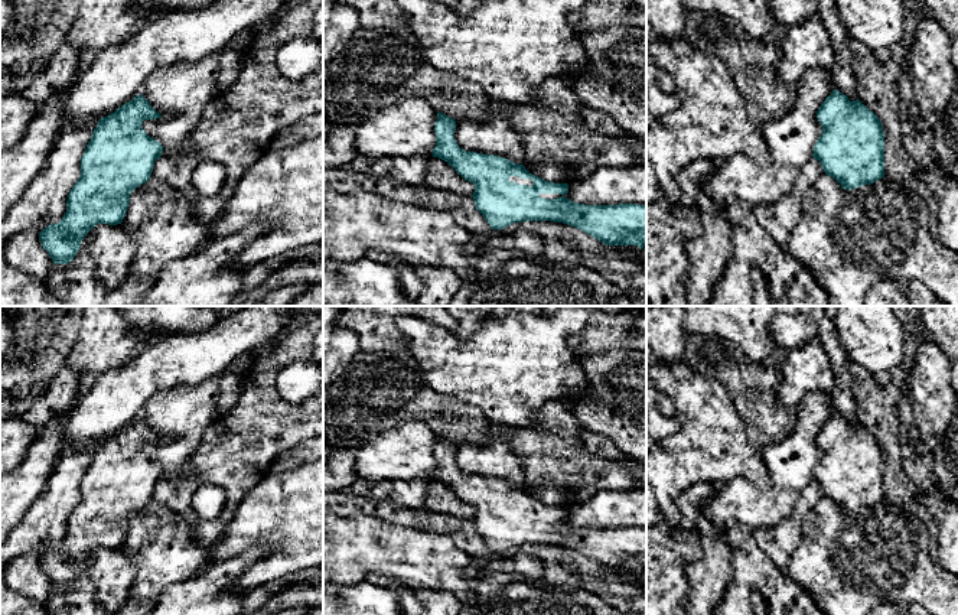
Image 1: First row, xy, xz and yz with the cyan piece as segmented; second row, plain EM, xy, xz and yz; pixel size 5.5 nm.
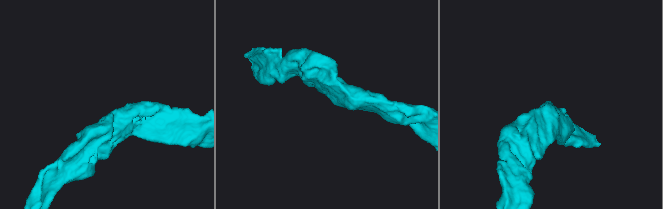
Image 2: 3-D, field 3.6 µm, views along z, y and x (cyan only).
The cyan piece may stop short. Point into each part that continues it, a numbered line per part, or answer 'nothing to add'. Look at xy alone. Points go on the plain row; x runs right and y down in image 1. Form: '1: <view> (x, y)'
nothing to add

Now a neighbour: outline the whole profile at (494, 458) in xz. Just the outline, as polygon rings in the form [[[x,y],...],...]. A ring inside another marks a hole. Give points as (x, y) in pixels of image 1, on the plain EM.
[[[499,435],[491,436],[480,445],[457,445],[453,458],[460,472],[505,481],[524,488],[522,462]]]

